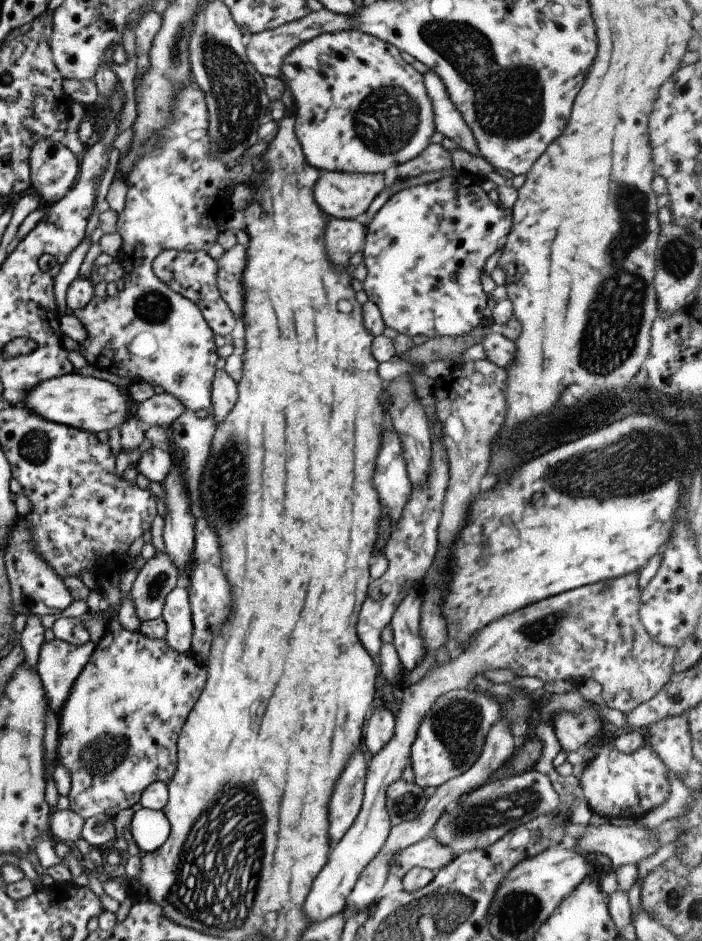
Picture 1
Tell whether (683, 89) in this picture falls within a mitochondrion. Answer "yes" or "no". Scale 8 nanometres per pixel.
no

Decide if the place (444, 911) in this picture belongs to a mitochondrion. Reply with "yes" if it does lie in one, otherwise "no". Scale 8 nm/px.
yes

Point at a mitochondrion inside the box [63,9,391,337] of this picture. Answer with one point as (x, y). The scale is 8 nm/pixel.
(236, 98)

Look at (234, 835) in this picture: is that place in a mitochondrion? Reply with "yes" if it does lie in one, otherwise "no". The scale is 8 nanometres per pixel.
yes

